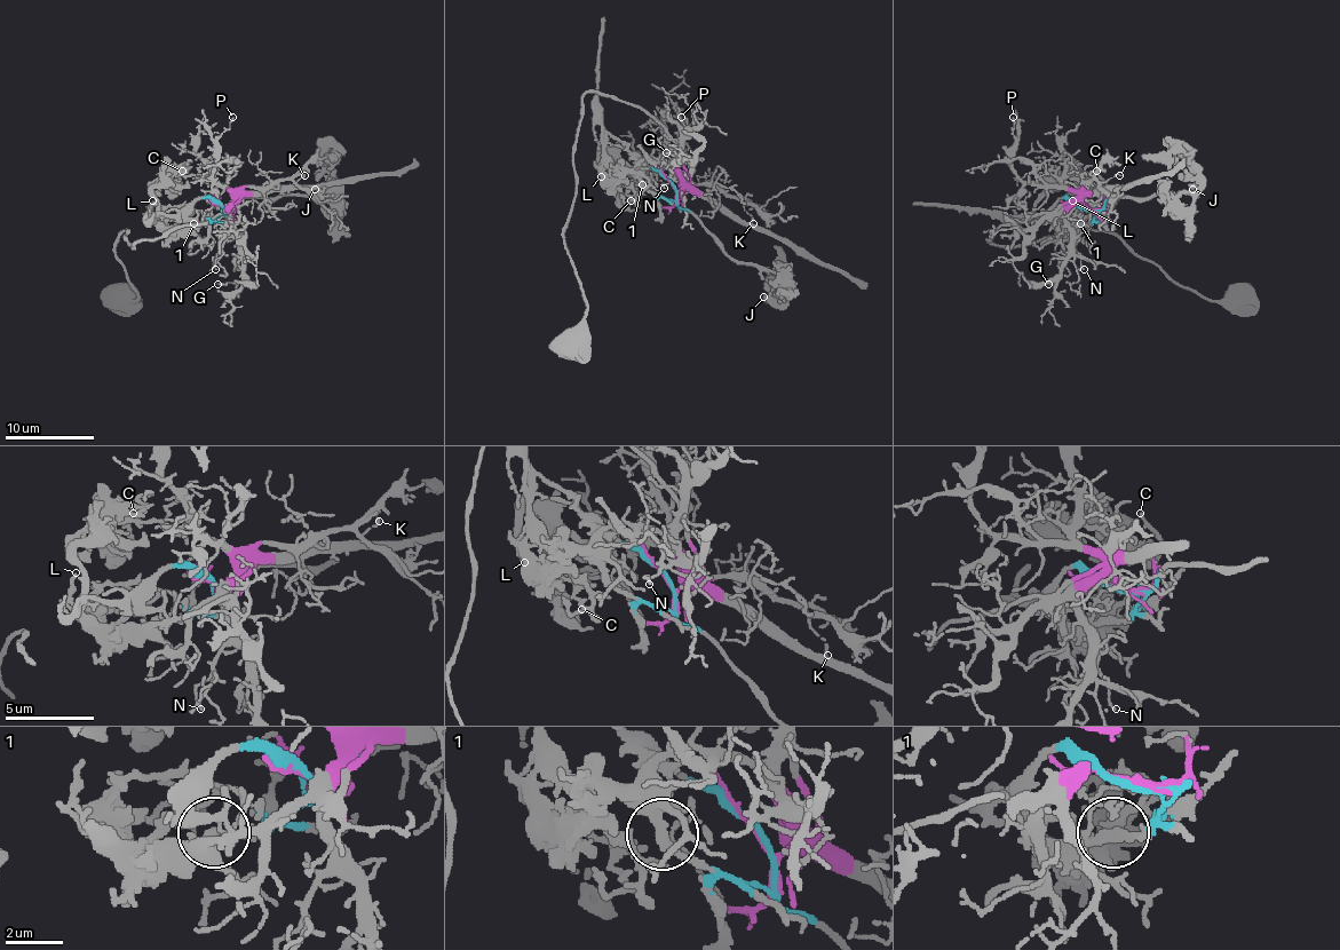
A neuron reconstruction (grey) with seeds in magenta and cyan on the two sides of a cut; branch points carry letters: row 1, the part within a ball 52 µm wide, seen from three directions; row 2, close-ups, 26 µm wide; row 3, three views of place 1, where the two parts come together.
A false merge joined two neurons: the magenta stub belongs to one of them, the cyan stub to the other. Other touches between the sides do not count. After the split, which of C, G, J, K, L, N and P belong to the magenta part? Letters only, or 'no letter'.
G, K, N, P

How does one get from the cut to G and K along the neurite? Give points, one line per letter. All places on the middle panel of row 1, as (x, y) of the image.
G: (673, 188), (678, 190), (682, 182), (675, 171), (687, 175), (691, 166), (689, 159), (666, 152)
K: (673, 188), (680, 190), (696, 184), (718, 184), (743, 204), (753, 224)

